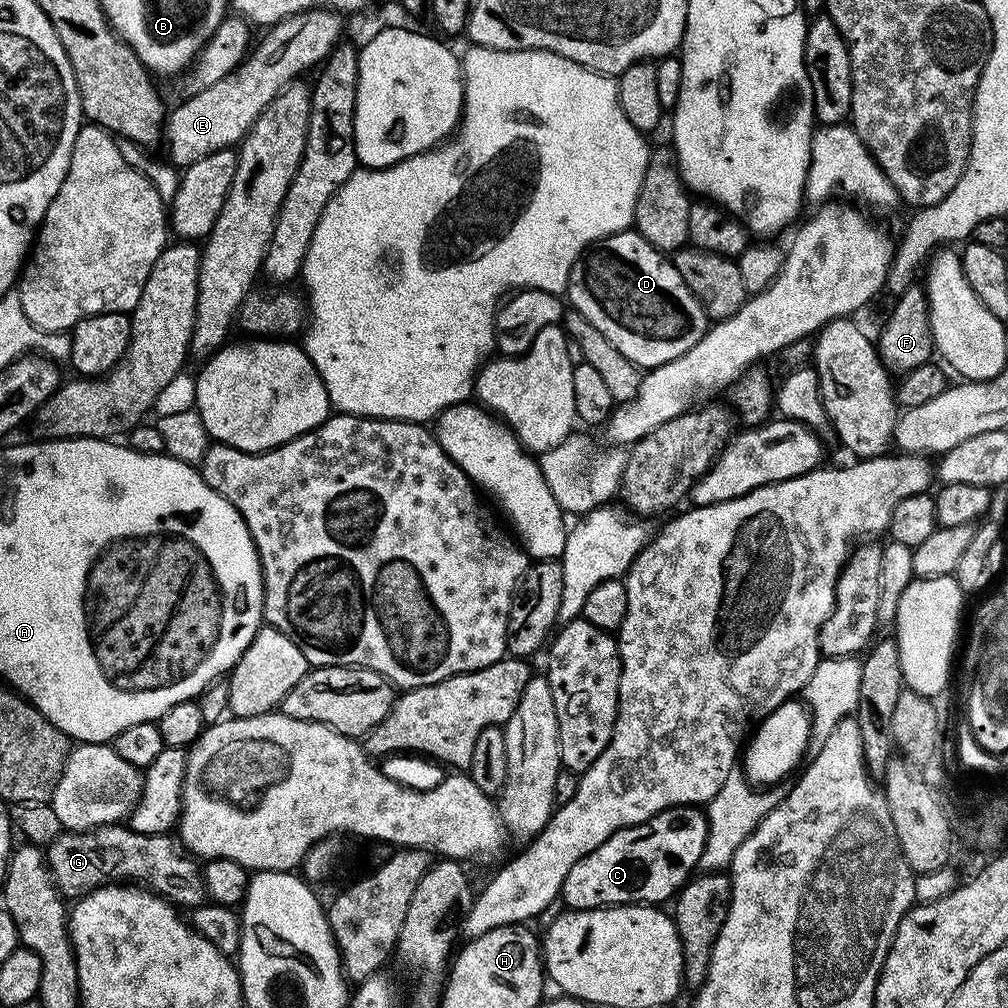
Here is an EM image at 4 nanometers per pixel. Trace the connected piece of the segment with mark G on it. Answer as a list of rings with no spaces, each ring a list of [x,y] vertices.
[[[123,823],[107,824],[104,828],[93,828],[91,832],[64,830],[54,843],[47,845],[46,855],[56,889],[65,898],[79,898],[104,884],[131,882],[184,910],[198,908],[202,903],[201,865],[172,834],[138,834]]]

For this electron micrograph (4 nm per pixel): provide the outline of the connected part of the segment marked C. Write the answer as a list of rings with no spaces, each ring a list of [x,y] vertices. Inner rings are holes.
[[[699,807],[667,808],[652,820],[616,832],[609,840],[602,842],[602,846],[574,862],[574,866],[570,866],[570,874],[566,874],[560,896],[572,910],[613,908],[615,904],[663,905],[663,900],[671,901],[697,871],[707,837],[708,818]]]

